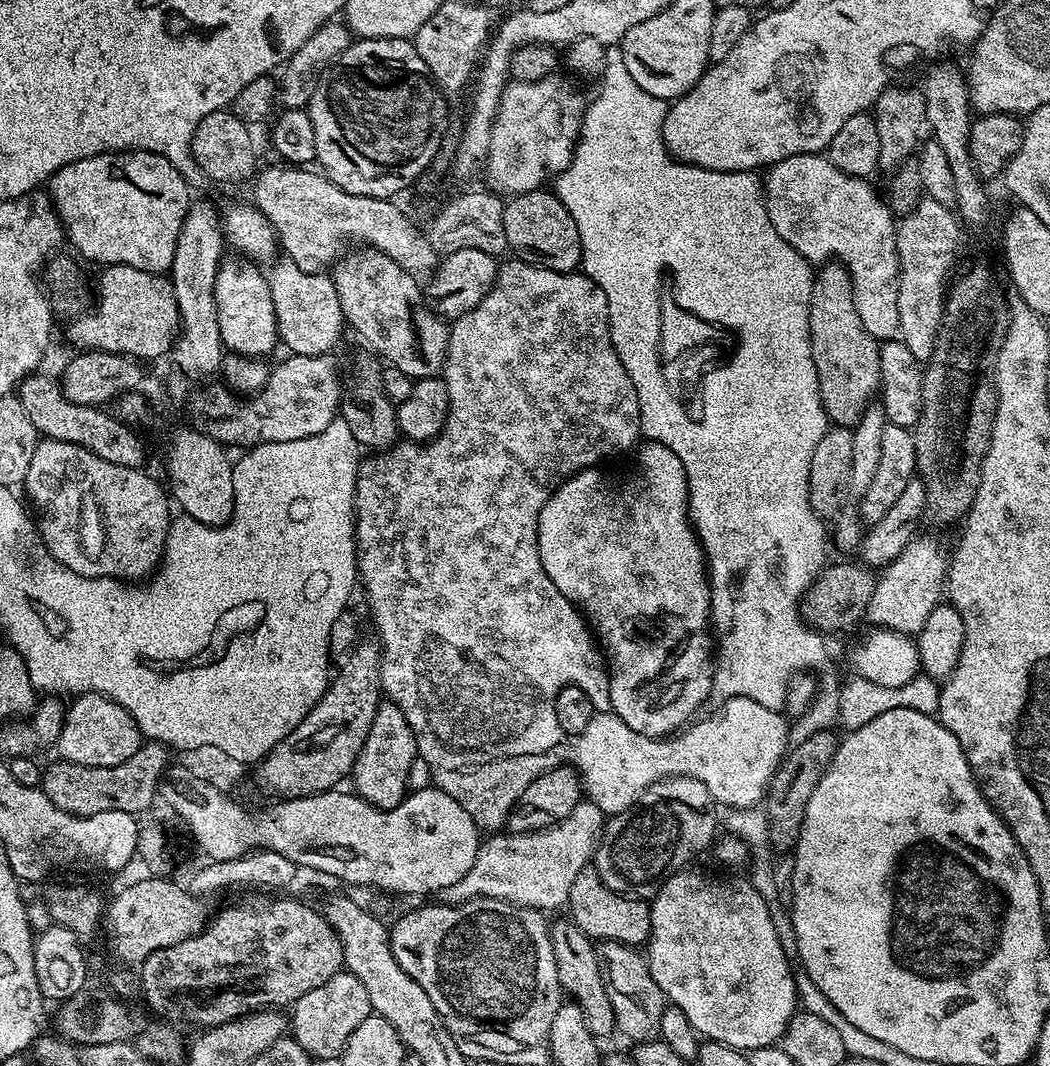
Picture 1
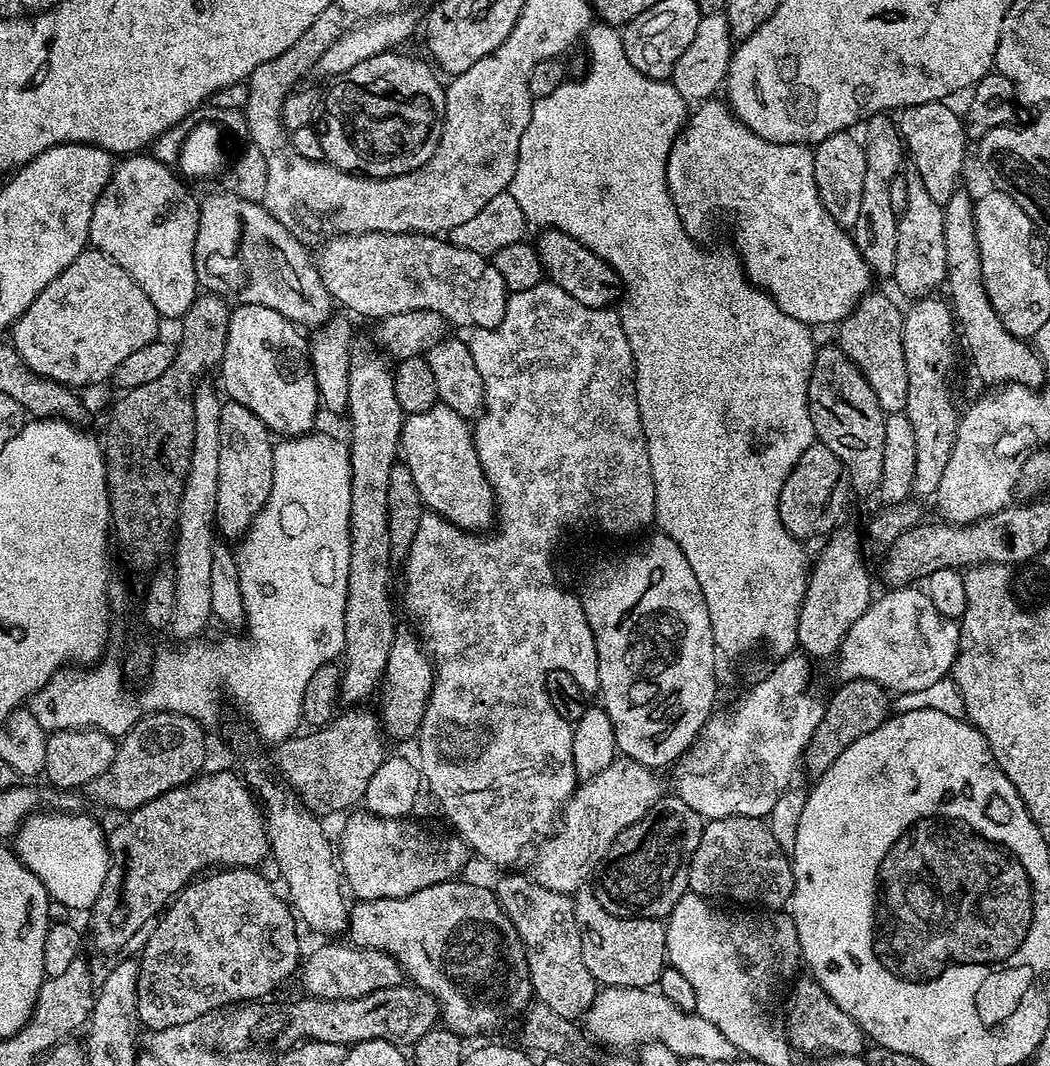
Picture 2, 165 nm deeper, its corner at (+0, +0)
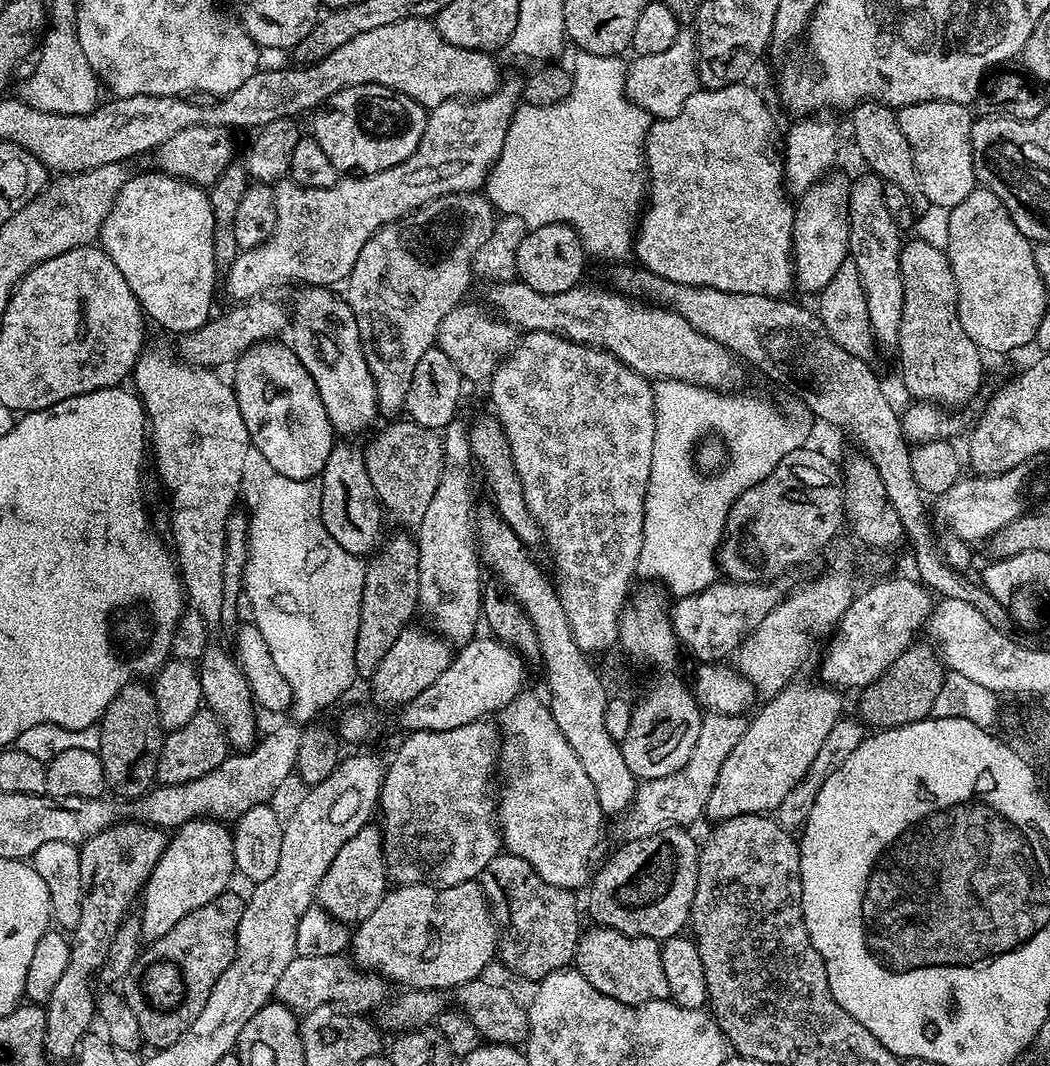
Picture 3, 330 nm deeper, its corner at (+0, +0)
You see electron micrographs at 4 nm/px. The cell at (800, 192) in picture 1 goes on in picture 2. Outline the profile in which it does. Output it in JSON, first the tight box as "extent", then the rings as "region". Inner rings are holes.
{"extent":[666,98,874,326],"region":[[[713,98],[697,103],[691,109],[683,129],[676,135],[676,141],[672,143],[672,149],[666,162],[666,182],[673,204],[677,207],[678,218],[681,219],[685,231],[693,238],[703,238],[702,236],[707,234],[708,227],[712,224],[712,212],[718,211],[719,208],[732,219],[732,236],[736,239],[734,248],[739,255],[745,275],[757,288],[767,292],[769,298],[778,306],[778,310],[782,310],[782,314],[790,314],[790,318],[798,318],[798,322],[809,326],[817,326],[816,324],[836,326],[853,312],[860,299],[873,287],[874,273],[862,258],[855,239],[842,225],[834,222],[834,218],[830,218],[826,206],[822,204],[822,198],[818,194],[818,186],[814,182],[812,154],[813,149],[806,144],[779,144],[778,142],[770,142],[766,138],[758,138],[758,134],[754,134],[745,124],[741,124],[737,120],[736,115],[723,99]]]}

